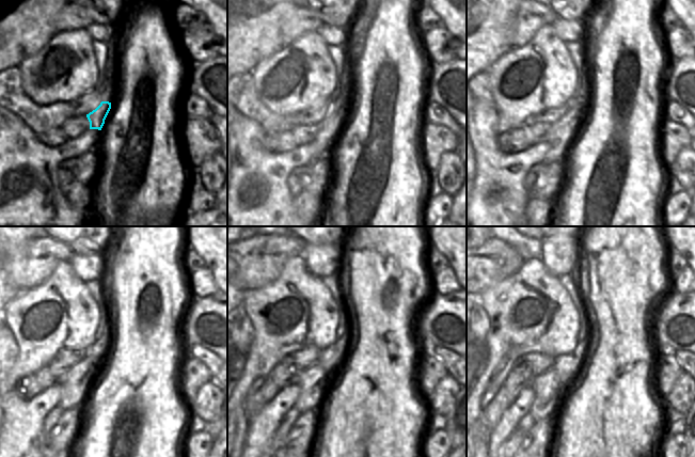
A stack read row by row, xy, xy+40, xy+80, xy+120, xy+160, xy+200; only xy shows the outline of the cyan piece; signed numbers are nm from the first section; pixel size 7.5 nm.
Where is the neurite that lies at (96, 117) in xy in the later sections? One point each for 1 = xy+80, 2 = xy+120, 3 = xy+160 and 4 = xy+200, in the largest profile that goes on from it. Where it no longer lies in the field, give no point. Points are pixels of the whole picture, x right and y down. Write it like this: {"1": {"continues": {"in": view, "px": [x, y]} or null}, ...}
{"1": {"continues": {"in": "xy+80", "px": [562, 132]}}, "2": {"continues": {"in": "xy+120", "px": [75, 389]}}, "3": {"continues": {"in": "xy+160", "px": [312, 393]}}, "4": {"continues": {"in": "xy+200", "px": [545, 385]}}}

